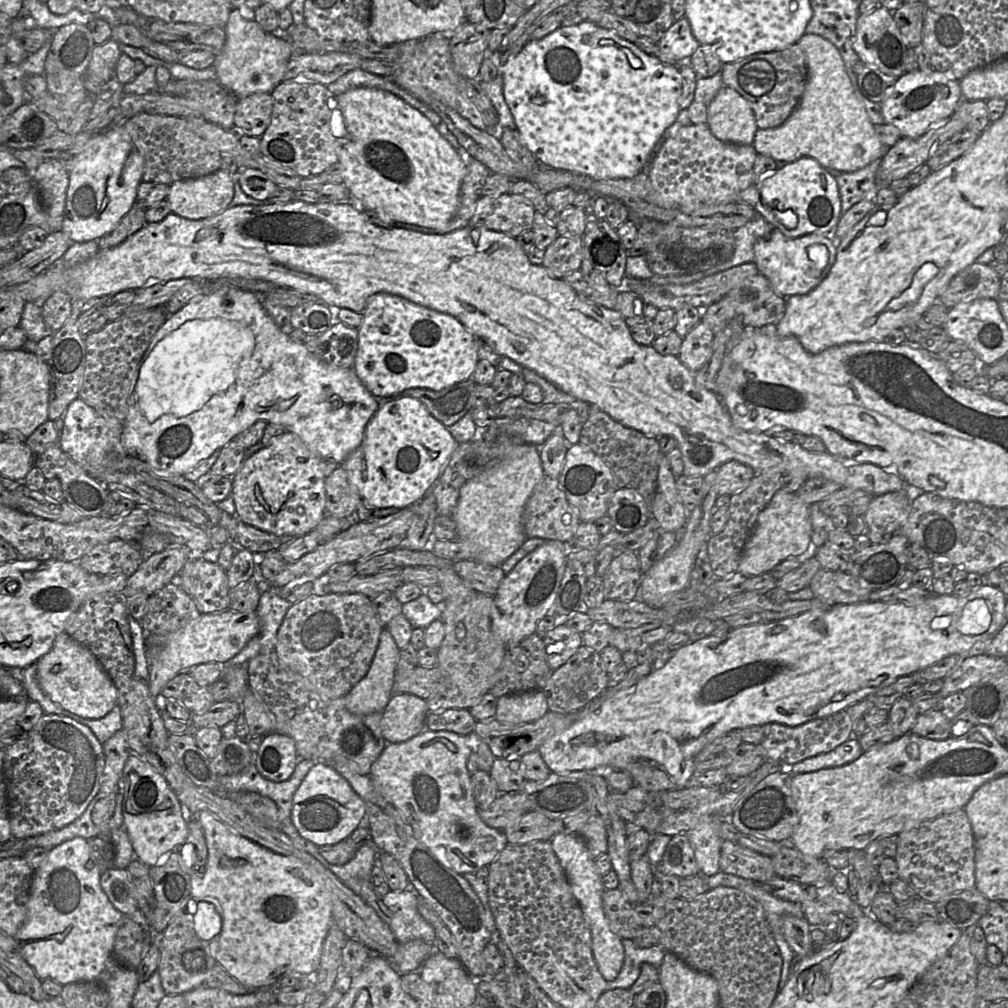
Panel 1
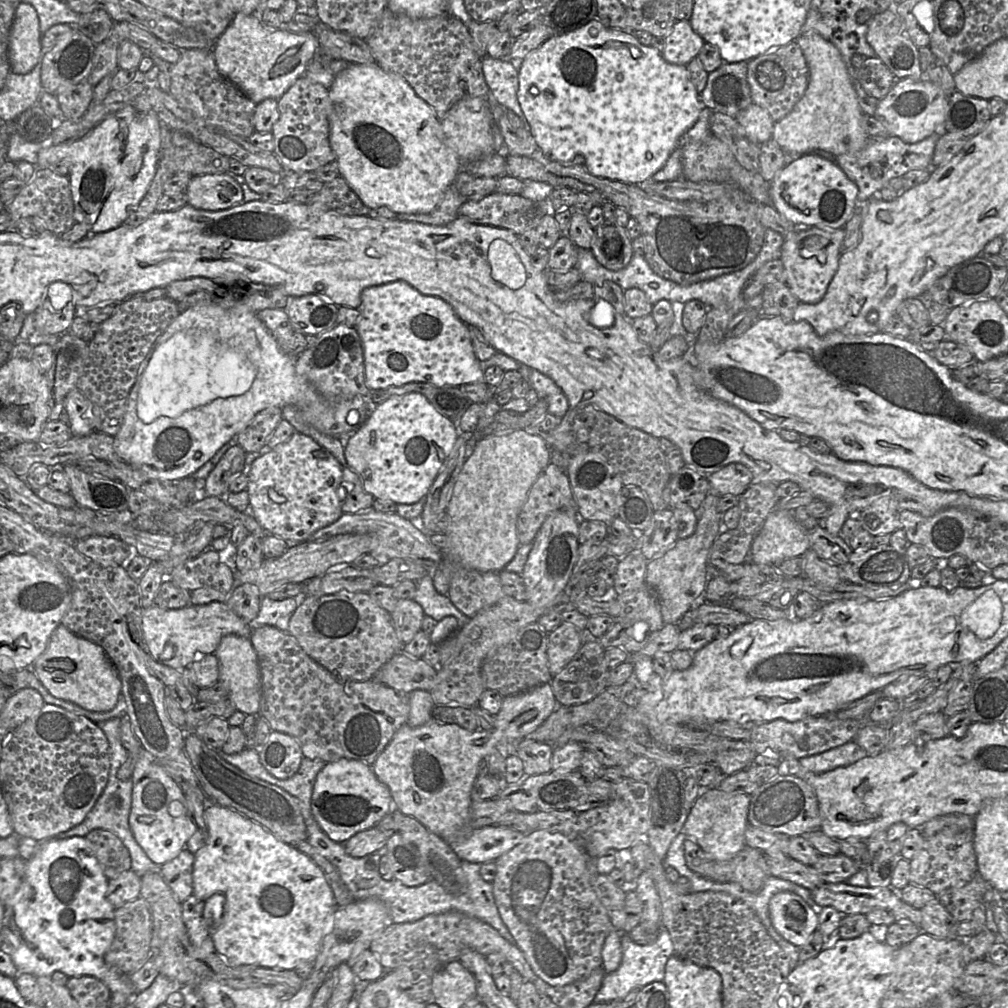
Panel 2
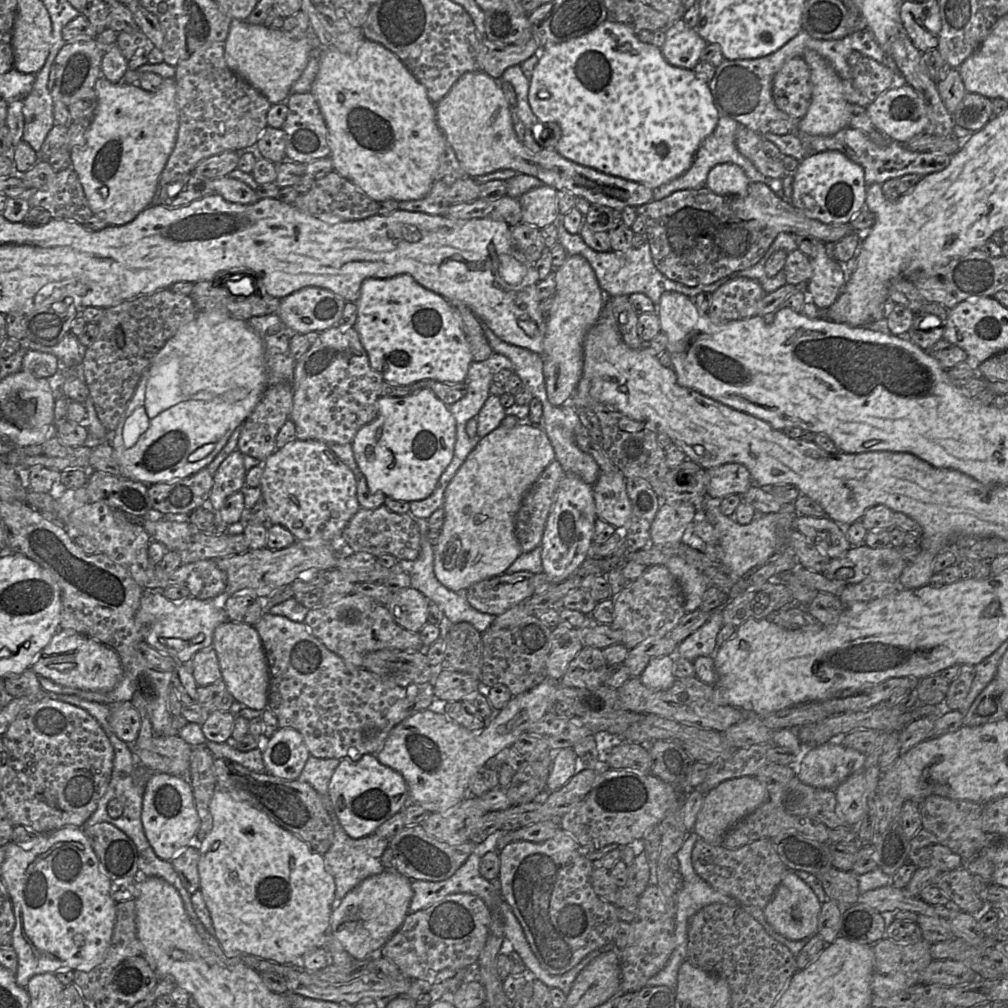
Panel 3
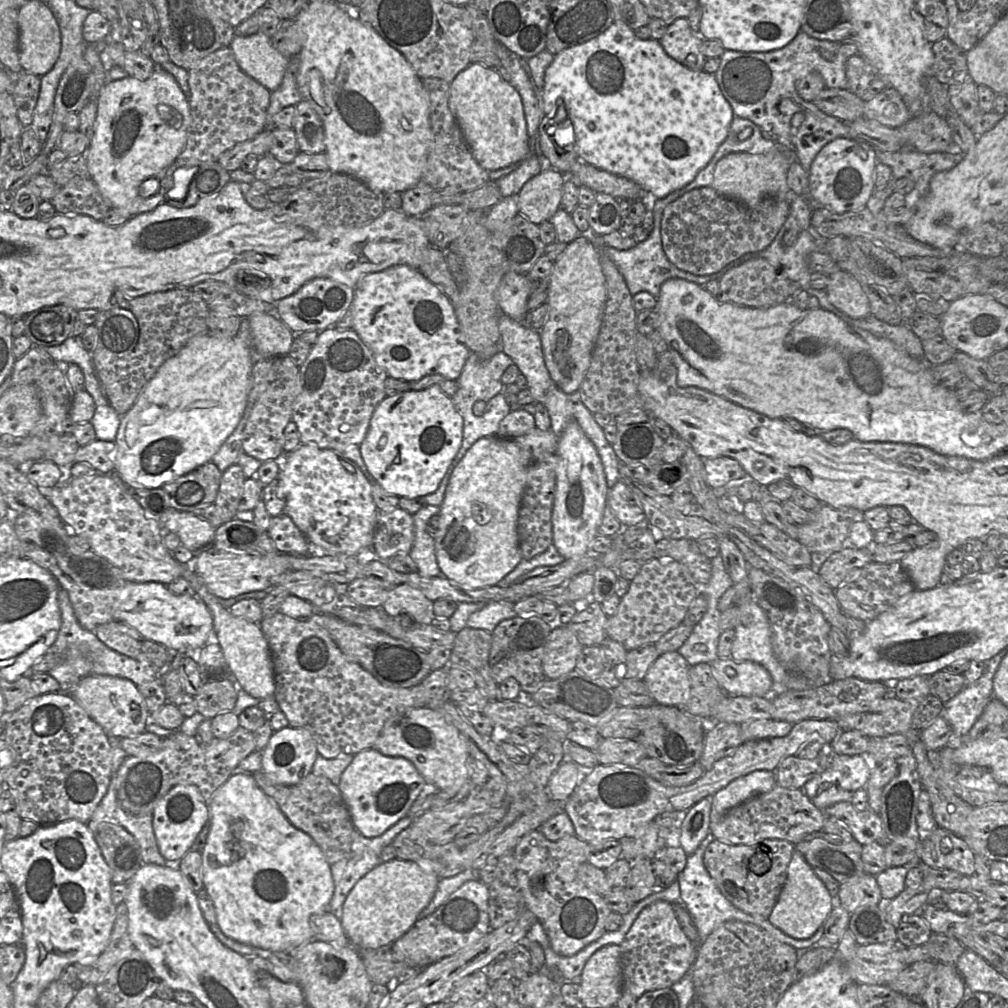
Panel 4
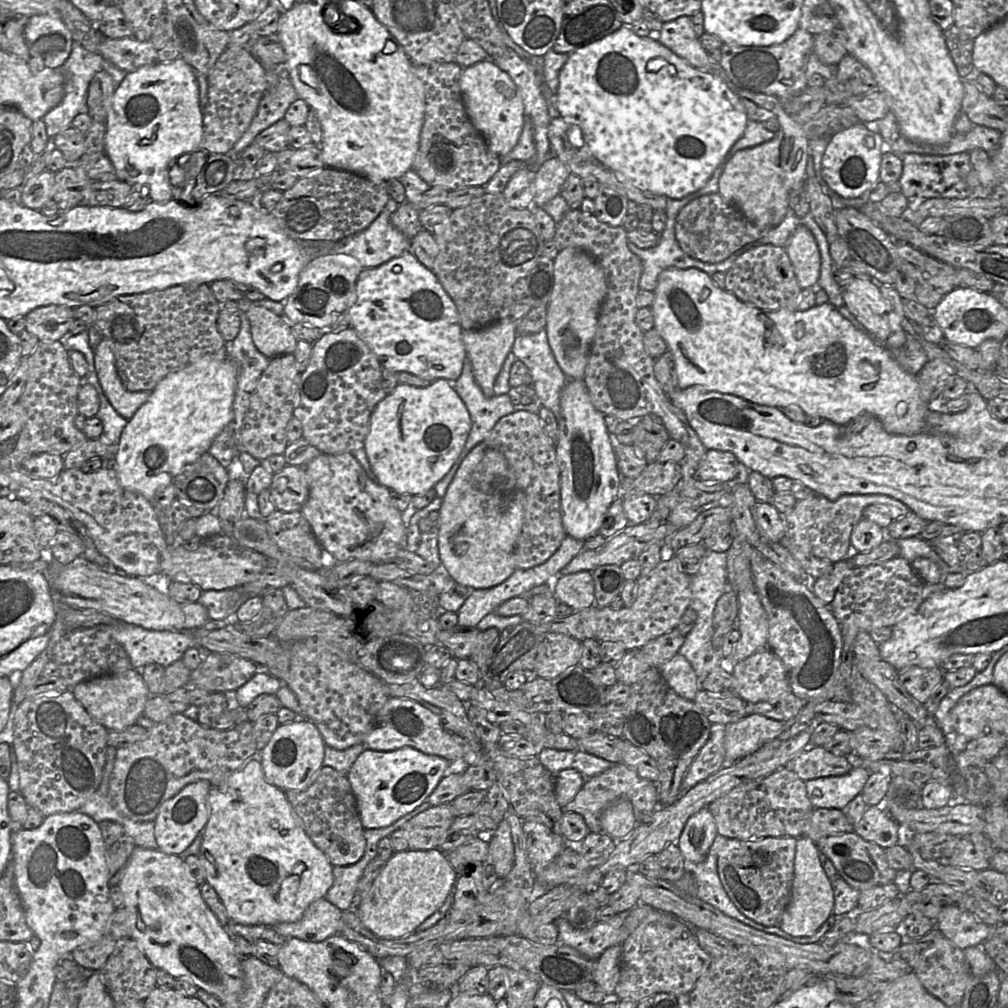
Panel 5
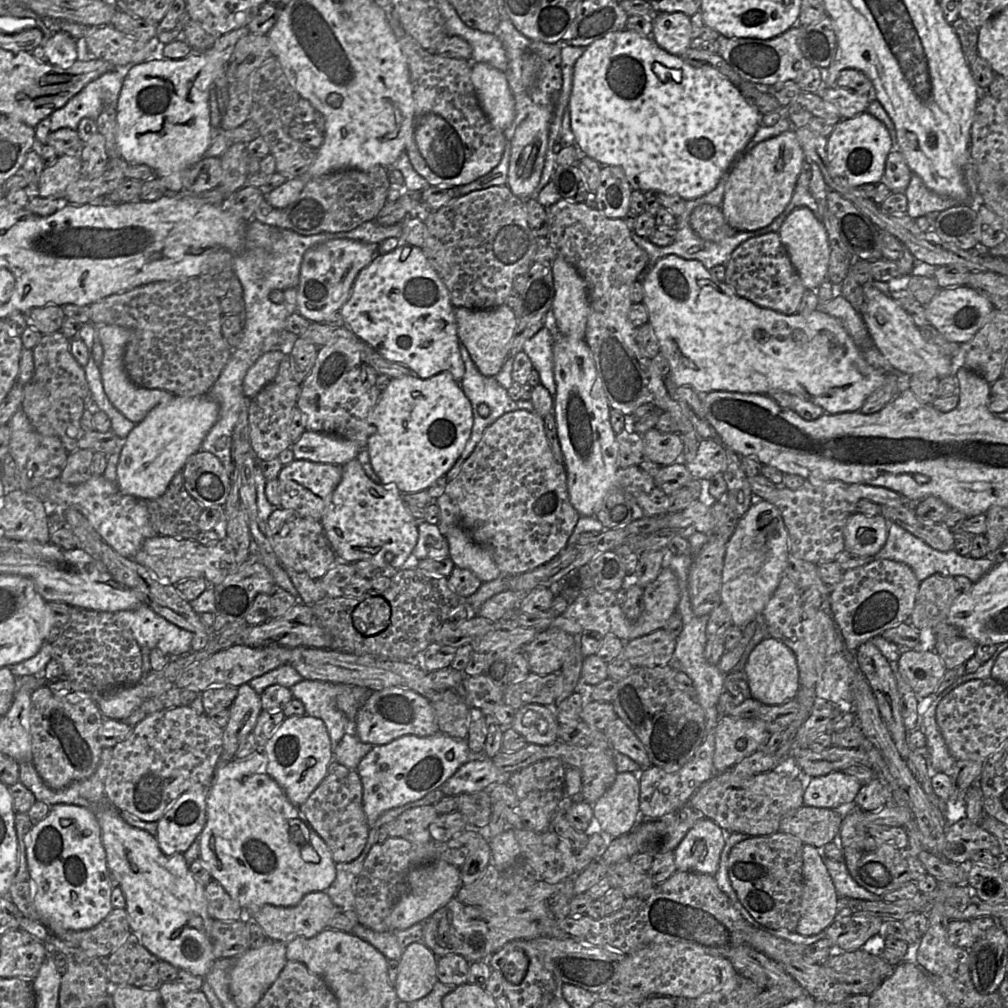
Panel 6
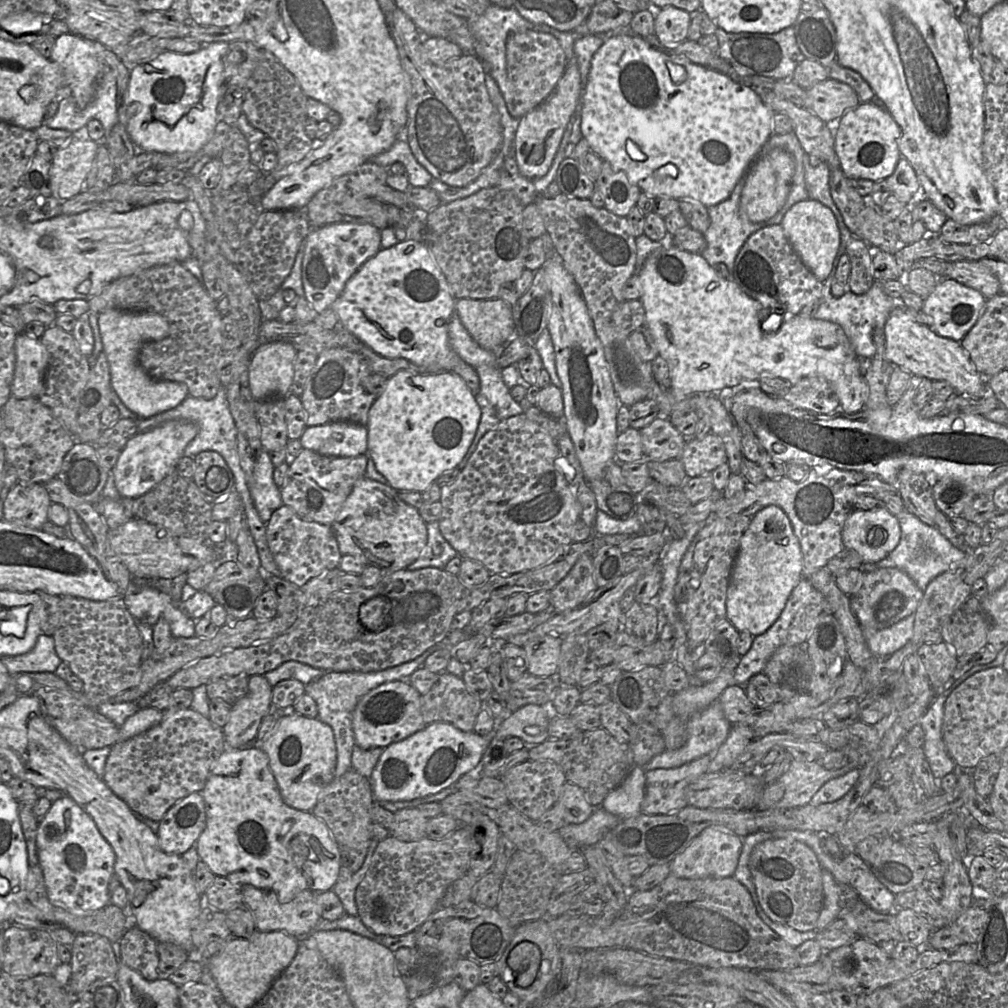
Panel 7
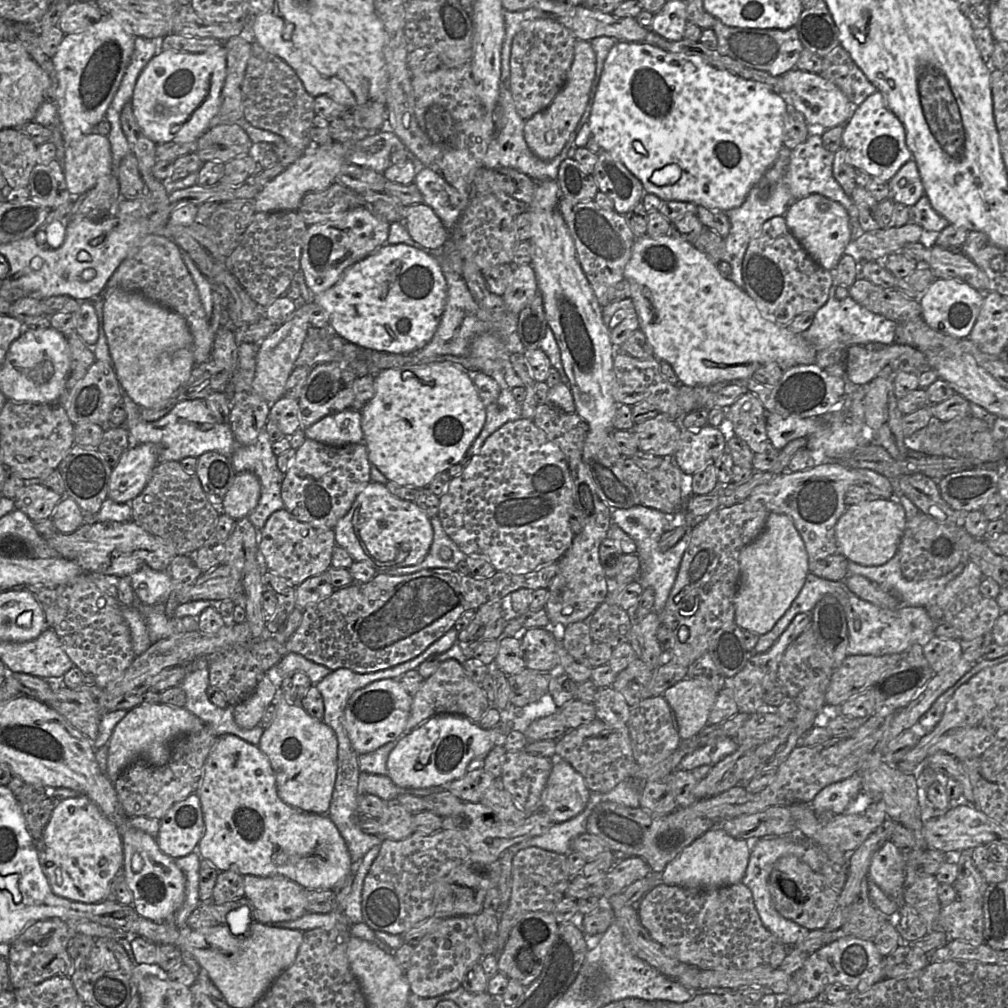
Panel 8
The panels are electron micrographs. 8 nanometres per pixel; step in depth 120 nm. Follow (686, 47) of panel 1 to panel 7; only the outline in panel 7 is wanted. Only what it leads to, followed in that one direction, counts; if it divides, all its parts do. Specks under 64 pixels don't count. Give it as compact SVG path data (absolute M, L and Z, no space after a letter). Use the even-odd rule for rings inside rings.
M676 7L657 9L655 37L665 47L674 47L688 39L692 15Z

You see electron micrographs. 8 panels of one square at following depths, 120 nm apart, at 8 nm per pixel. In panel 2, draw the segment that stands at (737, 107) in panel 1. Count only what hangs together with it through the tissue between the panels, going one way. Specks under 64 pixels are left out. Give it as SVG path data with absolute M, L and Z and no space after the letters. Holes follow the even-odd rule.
M750 104L735 119L744 128L747 138L752 142L762 144L771 139L775 122L760 106Z

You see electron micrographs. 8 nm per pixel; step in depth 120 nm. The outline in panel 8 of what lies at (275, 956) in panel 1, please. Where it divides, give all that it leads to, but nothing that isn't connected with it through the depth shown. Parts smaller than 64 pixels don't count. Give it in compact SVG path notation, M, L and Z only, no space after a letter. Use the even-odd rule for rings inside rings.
M224 734L217 738L204 766L203 780L197 790L200 797L205 823L205 832L199 842L198 850L202 859L207 859L218 871L233 871L242 876L255 875L269 877L285 876L300 884L305 889L333 889L352 870L353 864L346 843L329 815L319 815L302 809L297 809L284 803L277 792L275 774L266 755L258 745L253 745L233 734Z

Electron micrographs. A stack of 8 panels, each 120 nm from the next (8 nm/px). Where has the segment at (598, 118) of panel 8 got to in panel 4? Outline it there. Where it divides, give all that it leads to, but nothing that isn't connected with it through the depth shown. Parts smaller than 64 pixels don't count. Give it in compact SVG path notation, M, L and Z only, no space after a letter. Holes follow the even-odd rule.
M614 22L595 38L556 54L552 63L545 71L542 101L545 117L554 117L556 124L564 124L561 128L564 134L567 133L567 127L573 129L574 142L572 149L581 160L601 170L630 179L653 199L663 198L671 192L685 187L694 180L697 173L708 164L720 144L726 138L734 117L731 105L724 97L715 75L704 70L692 70L685 67L669 57L659 41L651 38L648 40L639 39L634 34L634 30L621 22Z

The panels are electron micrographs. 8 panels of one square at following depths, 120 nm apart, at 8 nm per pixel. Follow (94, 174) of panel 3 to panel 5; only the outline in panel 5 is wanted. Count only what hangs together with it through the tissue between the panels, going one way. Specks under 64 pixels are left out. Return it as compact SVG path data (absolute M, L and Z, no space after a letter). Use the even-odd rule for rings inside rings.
M183 59L142 66L128 73L116 87L107 113L104 153L115 168L117 180L128 183L133 189L147 186L152 202L165 202L173 198L170 169L180 156L198 150L202 137L199 85L195 69Z

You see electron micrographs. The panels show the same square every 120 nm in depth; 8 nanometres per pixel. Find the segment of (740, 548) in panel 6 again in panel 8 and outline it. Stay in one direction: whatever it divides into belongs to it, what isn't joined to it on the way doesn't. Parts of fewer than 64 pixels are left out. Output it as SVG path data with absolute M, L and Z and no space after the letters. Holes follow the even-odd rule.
M771 512L763 532L741 551L739 567L734 622L744 630L766 634L790 608L809 573L808 553L792 519L783 513Z

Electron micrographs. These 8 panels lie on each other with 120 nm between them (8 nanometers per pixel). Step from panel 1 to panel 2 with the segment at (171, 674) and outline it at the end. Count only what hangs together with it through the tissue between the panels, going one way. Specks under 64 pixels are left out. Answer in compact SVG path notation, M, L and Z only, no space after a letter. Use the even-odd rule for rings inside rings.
M211 602L172 610L155 605L144 608L142 631L149 652L156 662L171 668L185 668L199 656L214 654L221 639L226 635L250 638L252 628L228 608L226 603Z

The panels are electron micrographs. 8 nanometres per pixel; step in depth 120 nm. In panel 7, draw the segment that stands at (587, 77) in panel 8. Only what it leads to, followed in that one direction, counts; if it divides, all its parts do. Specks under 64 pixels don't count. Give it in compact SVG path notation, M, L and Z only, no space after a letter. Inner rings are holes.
M574 56L569 60L563 76L552 93L541 104L521 117L517 123L513 148L519 172L524 177L537 179L548 172L563 134L581 100L581 78Z

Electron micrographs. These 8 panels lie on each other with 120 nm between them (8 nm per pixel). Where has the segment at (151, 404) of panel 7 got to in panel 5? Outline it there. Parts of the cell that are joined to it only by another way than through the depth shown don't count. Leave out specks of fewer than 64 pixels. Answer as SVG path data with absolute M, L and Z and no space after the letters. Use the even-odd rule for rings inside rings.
M105 339L94 351L94 365L104 395L115 411L130 420L136 411L148 400L150 391L128 391L116 369L114 354Z

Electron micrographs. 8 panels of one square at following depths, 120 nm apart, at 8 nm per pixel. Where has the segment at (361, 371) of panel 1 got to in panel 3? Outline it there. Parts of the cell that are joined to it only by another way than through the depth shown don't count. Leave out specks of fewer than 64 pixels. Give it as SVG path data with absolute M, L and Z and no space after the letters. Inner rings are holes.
M400 274L387 279L365 279L355 304L357 320L353 327L367 353L370 366L381 374L383 381L397 385L411 385L423 380L449 384L465 382L473 361L471 349L450 302L443 296L421 286L412 276Z

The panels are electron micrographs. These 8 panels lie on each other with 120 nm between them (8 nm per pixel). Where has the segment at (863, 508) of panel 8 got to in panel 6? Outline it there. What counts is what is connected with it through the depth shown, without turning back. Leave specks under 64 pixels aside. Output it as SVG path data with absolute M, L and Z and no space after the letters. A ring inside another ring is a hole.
M855 512L844 528L845 550L874 557L886 544L888 522L882 514L866 516Z

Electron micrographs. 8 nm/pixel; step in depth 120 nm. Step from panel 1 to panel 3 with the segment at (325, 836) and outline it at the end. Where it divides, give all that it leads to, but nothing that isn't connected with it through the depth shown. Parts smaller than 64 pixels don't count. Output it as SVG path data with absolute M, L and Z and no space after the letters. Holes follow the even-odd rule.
M364 754L357 761L340 760L328 786L332 811L351 838L369 836L409 803L407 783L399 772L381 764L374 754Z

